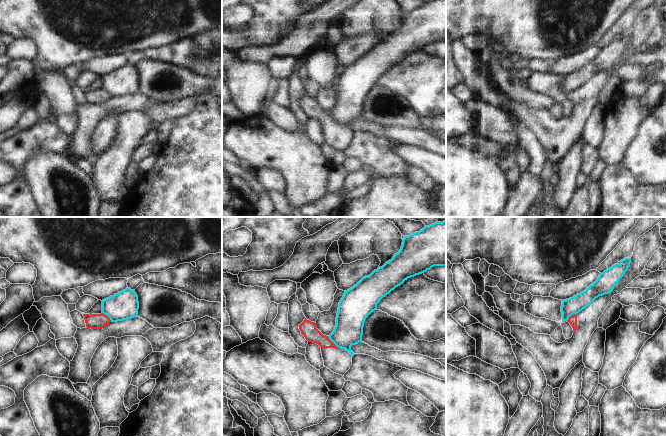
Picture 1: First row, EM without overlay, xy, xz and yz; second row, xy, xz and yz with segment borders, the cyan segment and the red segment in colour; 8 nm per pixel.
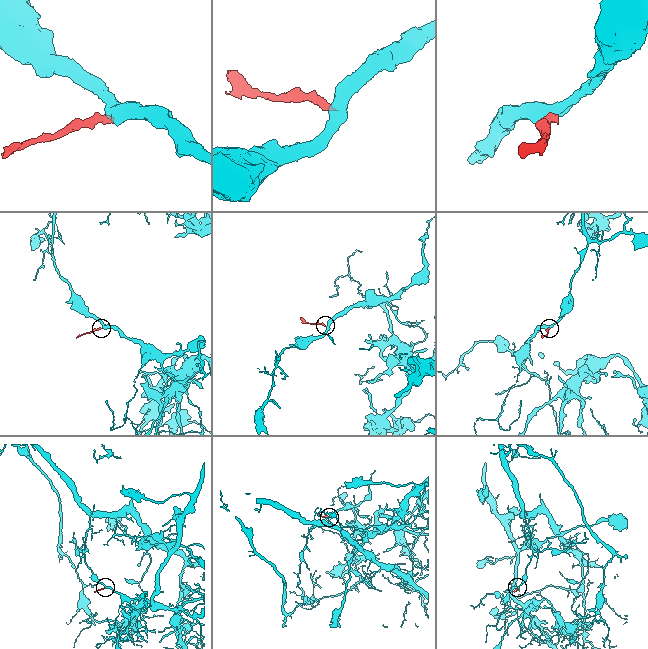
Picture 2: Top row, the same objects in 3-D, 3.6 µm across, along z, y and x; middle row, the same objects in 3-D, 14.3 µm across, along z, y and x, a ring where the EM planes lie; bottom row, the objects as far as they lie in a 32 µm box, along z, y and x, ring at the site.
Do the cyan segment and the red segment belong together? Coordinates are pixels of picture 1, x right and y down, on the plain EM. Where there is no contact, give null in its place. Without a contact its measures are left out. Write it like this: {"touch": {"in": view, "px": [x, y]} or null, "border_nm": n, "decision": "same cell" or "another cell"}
{"touch": {"in": "xz", "px": [333, 118]}, "border_nm": 130, "decision": "another cell"}

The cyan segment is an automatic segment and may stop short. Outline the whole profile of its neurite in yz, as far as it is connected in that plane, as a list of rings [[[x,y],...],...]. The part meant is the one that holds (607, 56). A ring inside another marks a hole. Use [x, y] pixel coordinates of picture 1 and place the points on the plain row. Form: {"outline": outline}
{"outline": [[[631,34],[621,36],[611,44],[601,49],[598,55],[585,67],[562,77],[562,97],[567,97],[573,90],[577,90],[589,82],[596,74],[611,69],[619,56],[624,52],[631,39]]]}

